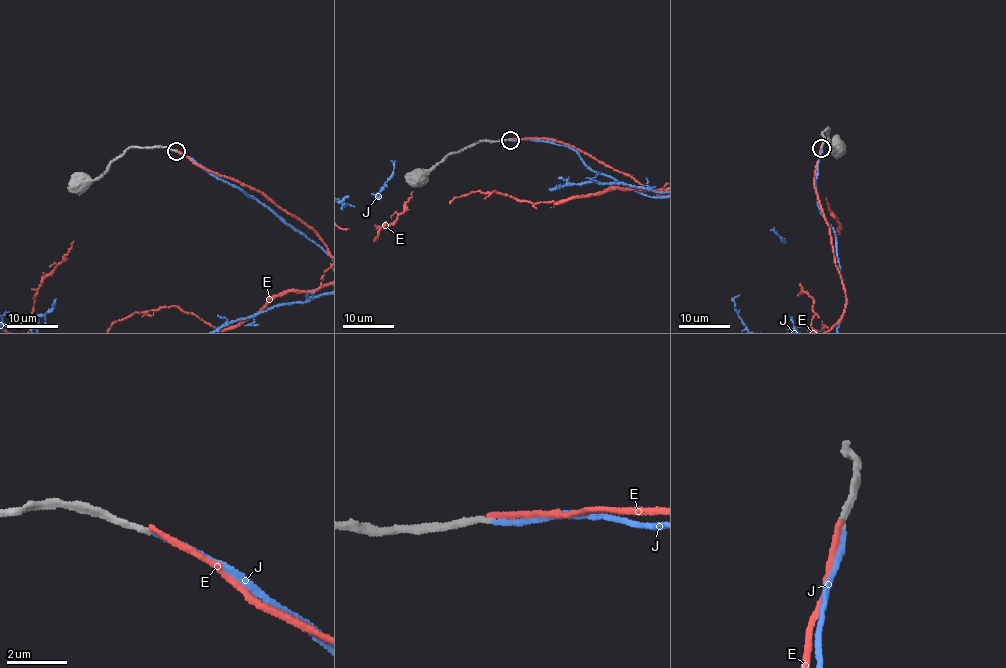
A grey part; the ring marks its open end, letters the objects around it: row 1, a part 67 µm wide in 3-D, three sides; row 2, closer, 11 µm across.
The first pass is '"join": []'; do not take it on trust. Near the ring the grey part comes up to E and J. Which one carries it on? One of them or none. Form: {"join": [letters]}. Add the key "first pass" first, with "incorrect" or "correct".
{"first pass": "incorrect", "join": ["J"]}

